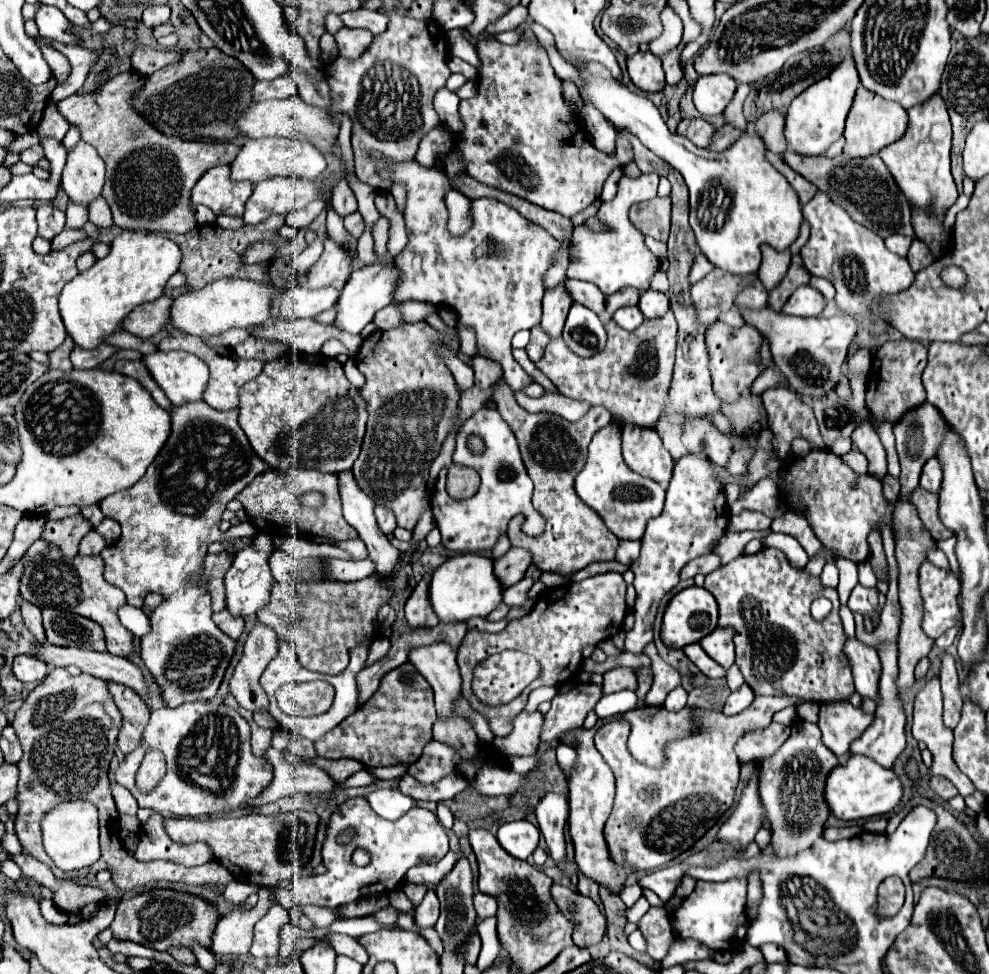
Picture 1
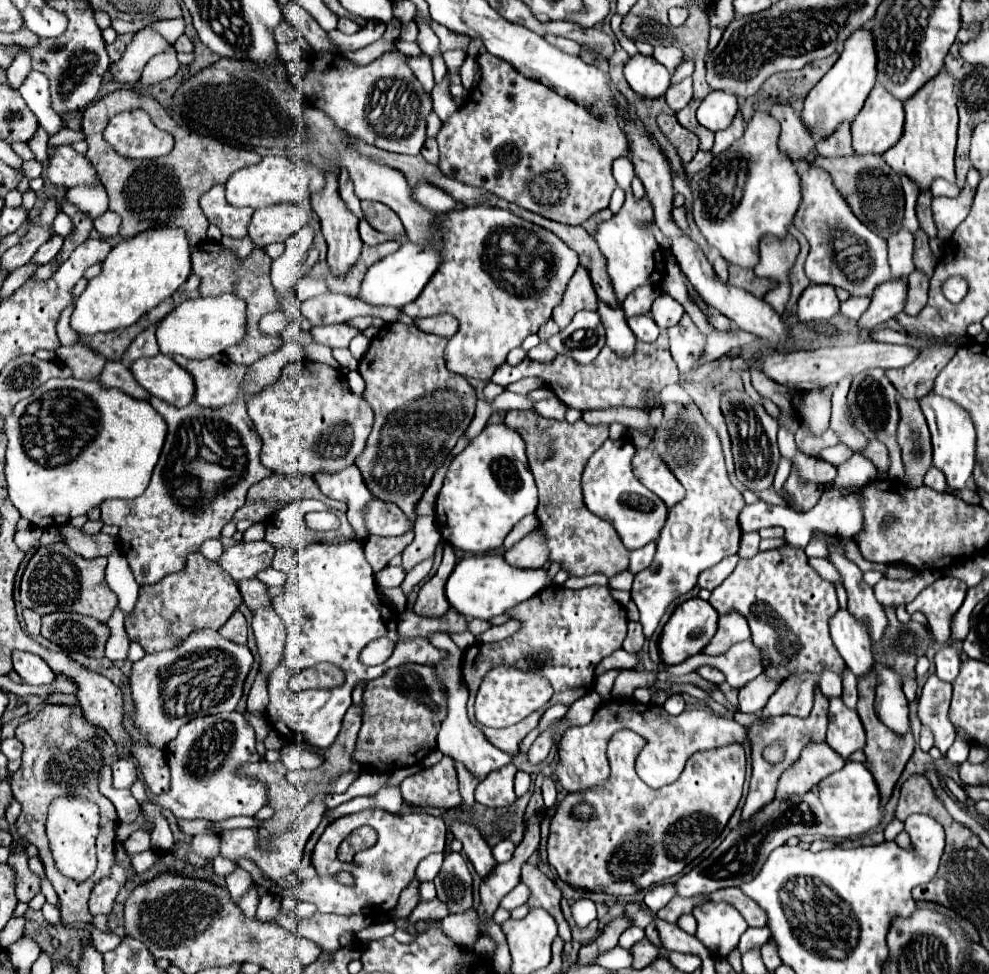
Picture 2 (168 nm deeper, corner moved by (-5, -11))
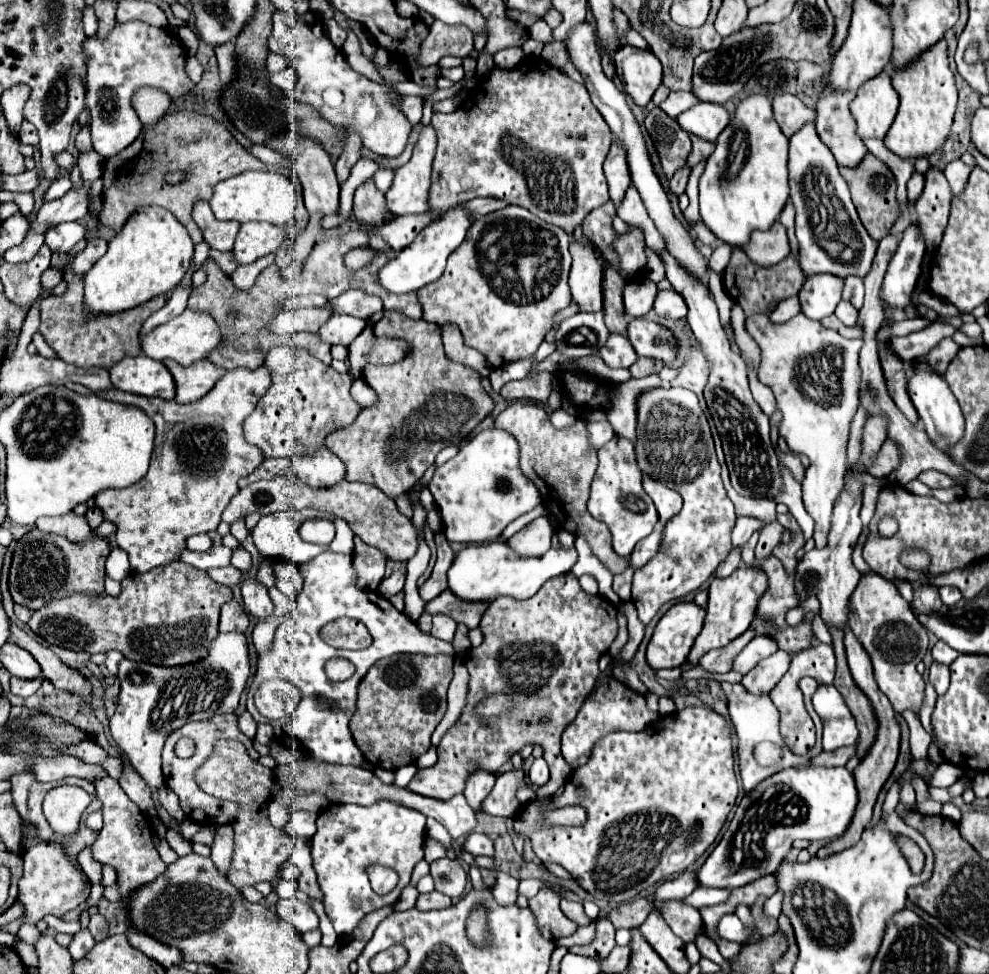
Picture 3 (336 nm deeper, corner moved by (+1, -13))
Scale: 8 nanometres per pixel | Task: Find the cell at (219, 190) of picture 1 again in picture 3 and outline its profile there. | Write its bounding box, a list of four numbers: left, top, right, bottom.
[193,201,239,251]

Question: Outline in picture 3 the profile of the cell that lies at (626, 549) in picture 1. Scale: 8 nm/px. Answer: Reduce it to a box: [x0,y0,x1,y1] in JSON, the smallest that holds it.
[629,527,663,567]

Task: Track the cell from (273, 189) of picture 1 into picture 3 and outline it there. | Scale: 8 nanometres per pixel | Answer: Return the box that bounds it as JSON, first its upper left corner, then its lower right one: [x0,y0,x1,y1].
[233,223,285,265]

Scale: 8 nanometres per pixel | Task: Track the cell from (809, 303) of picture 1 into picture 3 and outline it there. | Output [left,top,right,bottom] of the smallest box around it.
[799,273,843,319]

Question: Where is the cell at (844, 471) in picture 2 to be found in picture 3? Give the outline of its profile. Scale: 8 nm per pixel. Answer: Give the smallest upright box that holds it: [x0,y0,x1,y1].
[867,441,901,477]

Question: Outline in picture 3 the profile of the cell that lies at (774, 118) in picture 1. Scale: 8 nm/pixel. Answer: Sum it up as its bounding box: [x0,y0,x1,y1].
[773,93,815,137]

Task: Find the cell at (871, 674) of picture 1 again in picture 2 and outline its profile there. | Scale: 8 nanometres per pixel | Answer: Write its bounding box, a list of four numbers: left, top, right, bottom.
[831,611,873,677]

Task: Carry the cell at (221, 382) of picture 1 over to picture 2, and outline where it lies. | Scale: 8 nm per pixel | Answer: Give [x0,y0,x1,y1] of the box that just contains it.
[171,355,249,409]

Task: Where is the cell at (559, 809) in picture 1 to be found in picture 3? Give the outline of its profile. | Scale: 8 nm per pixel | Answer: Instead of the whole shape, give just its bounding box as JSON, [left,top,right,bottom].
[529,759,549,785]

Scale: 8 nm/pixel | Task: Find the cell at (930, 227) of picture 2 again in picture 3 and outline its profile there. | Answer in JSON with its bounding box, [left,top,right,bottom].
[907,171,925,201]

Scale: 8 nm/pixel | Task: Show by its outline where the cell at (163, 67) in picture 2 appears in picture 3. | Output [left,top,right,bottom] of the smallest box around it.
[133,89,171,125]

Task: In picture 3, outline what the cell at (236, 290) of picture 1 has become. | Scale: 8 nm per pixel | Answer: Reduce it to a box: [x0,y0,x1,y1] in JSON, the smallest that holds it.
[141,309,221,365]

